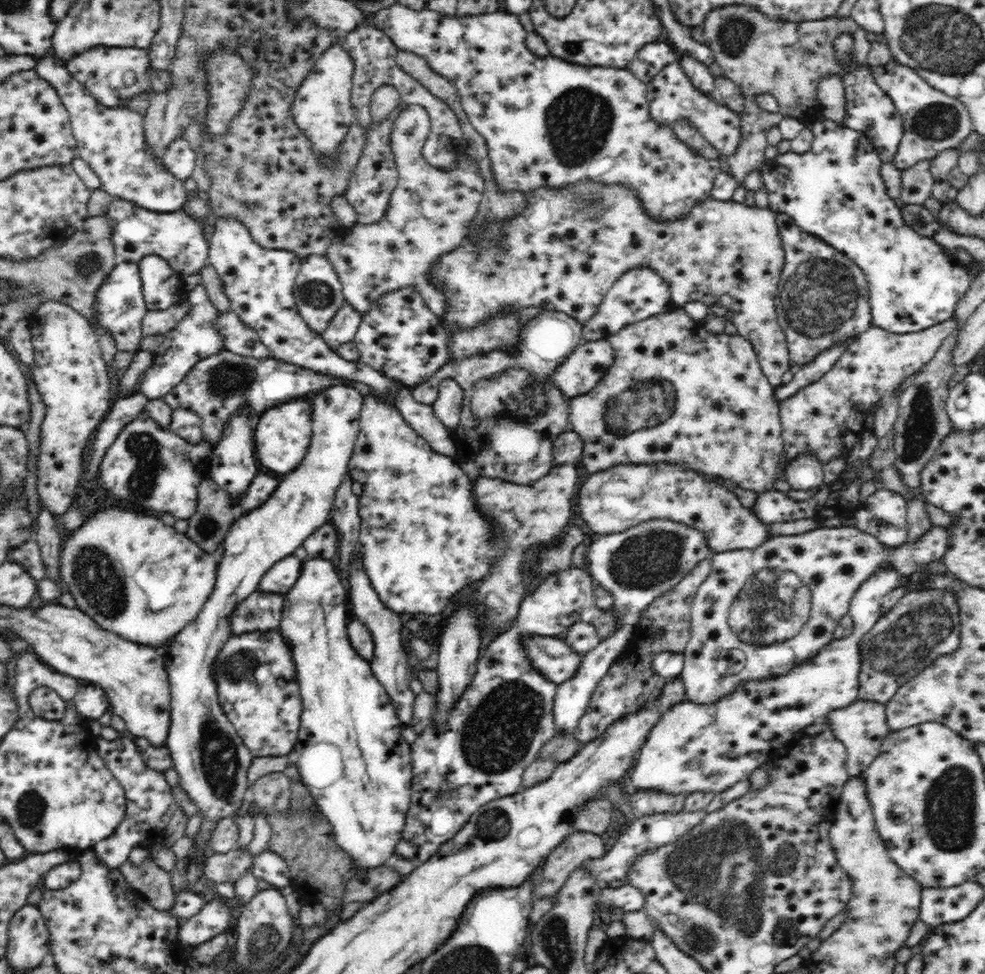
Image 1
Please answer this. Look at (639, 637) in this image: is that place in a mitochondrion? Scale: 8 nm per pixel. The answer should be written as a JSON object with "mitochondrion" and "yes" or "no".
{"mitochondrion":"no"}

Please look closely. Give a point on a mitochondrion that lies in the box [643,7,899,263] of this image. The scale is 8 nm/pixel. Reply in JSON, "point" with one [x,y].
{"point":[734,33]}

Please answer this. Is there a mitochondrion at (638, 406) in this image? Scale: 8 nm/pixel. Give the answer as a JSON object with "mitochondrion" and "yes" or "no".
{"mitochondrion":"yes"}

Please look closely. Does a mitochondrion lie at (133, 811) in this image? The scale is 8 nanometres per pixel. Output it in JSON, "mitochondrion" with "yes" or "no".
{"mitochondrion":"no"}

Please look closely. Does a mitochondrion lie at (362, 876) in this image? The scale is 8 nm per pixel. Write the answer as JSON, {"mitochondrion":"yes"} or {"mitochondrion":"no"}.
{"mitochondrion":"no"}

